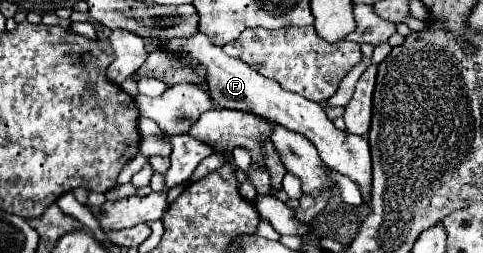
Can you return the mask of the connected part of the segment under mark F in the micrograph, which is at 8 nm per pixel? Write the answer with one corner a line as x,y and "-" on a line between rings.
195,31
191,37
167,39
165,43
159,45
159,49
169,53
169,55
175,55
175,57
193,57
197,61
197,65
201,65
205,69
203,89
209,93
209,97
213,99
213,103
217,107
249,111
249,113
261,115
269,121
275,121
275,123
287,127
291,131
297,131
297,133
305,135
317,147
319,157
323,159
323,163
327,167
331,167
333,171
337,171
341,175
347,175
349,179
359,183
359,187
363,191
363,199
365,199
365,203
369,203
371,155
369,155
367,137
359,137
359,135
339,131
327,119
325,109
319,103
307,101
303,95
281,89
279,83
275,83
273,79
263,77
261,73
251,69
241,59
235,59
235,57
229,57
227,53
223,53
223,49
219,45
215,45
211,39
207,39
207,35
201,33
201,31

